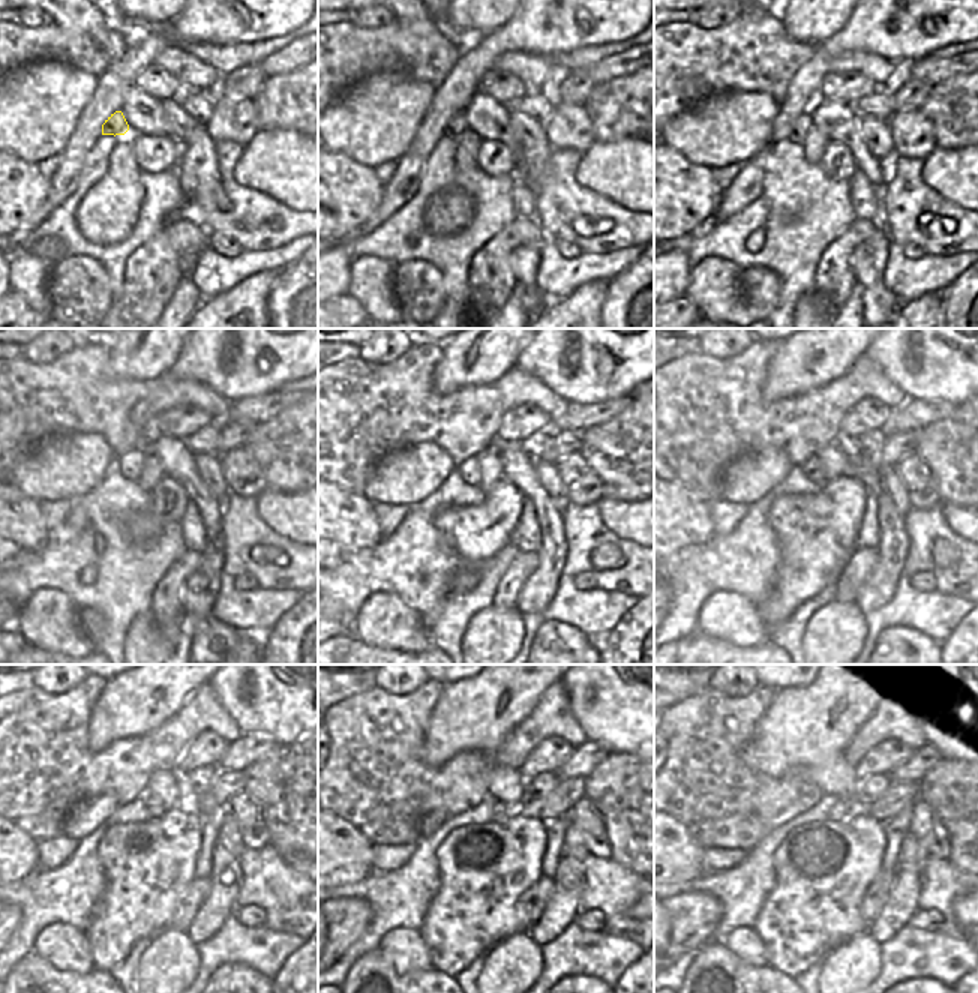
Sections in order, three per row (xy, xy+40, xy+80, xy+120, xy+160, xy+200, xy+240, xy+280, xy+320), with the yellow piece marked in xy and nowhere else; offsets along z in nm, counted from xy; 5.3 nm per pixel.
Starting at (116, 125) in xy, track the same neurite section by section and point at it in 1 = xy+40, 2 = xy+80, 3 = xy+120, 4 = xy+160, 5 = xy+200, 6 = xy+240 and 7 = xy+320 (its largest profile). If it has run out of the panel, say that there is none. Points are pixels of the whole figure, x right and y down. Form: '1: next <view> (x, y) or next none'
1: next xy+40 (456, 125)
2: next xy+80 (801, 126)
3: next xy+120 (131, 464)
4: next xy+160 (468, 470)
5: next xy+200 (813, 470)
6: next xy+240 (153, 803)
7: next xy+320 (842, 810)

